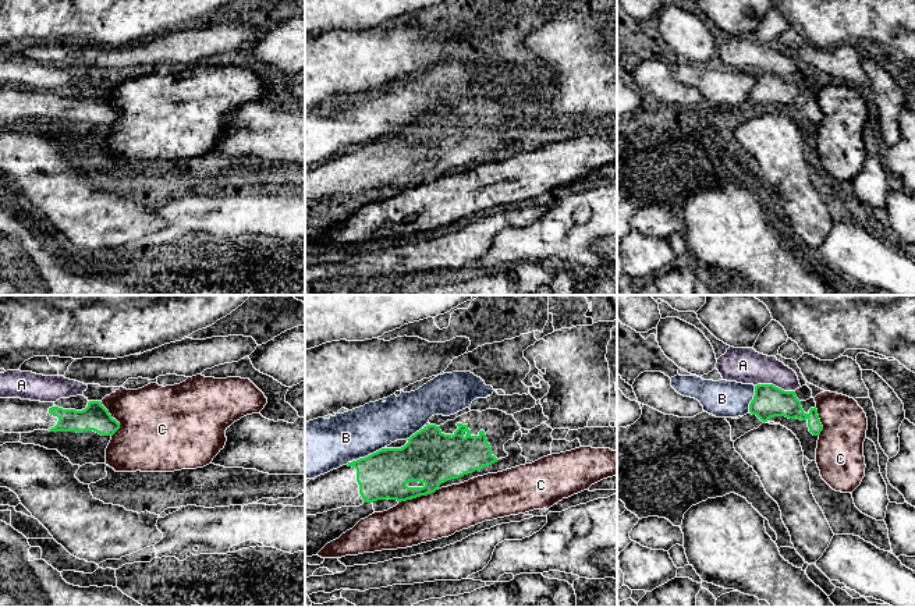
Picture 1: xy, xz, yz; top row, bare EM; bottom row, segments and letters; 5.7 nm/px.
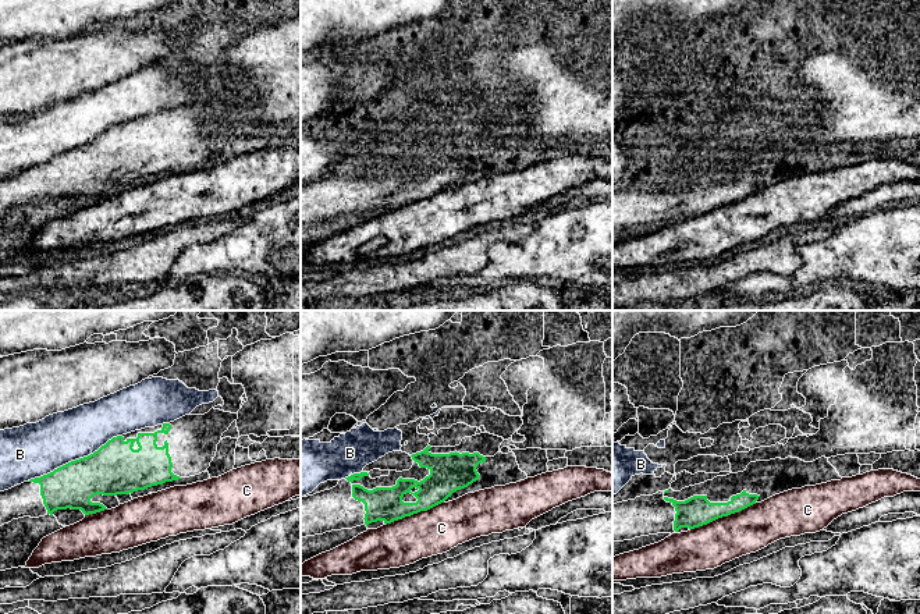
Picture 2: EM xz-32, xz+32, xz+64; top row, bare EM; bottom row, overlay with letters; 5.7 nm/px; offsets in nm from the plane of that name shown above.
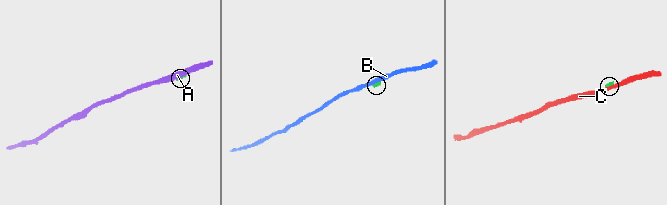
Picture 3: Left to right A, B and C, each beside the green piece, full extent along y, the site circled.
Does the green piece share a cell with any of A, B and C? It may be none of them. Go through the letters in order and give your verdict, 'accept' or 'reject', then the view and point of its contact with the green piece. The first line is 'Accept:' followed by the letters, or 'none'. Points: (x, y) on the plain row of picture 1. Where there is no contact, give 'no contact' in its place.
Accept: none
A: reject; contact yz (775, 74)
B: reject; contact xz (365, 145)
C: reject; contact xz (418, 184)

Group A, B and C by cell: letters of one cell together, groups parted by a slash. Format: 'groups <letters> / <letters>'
groups A / B / C

